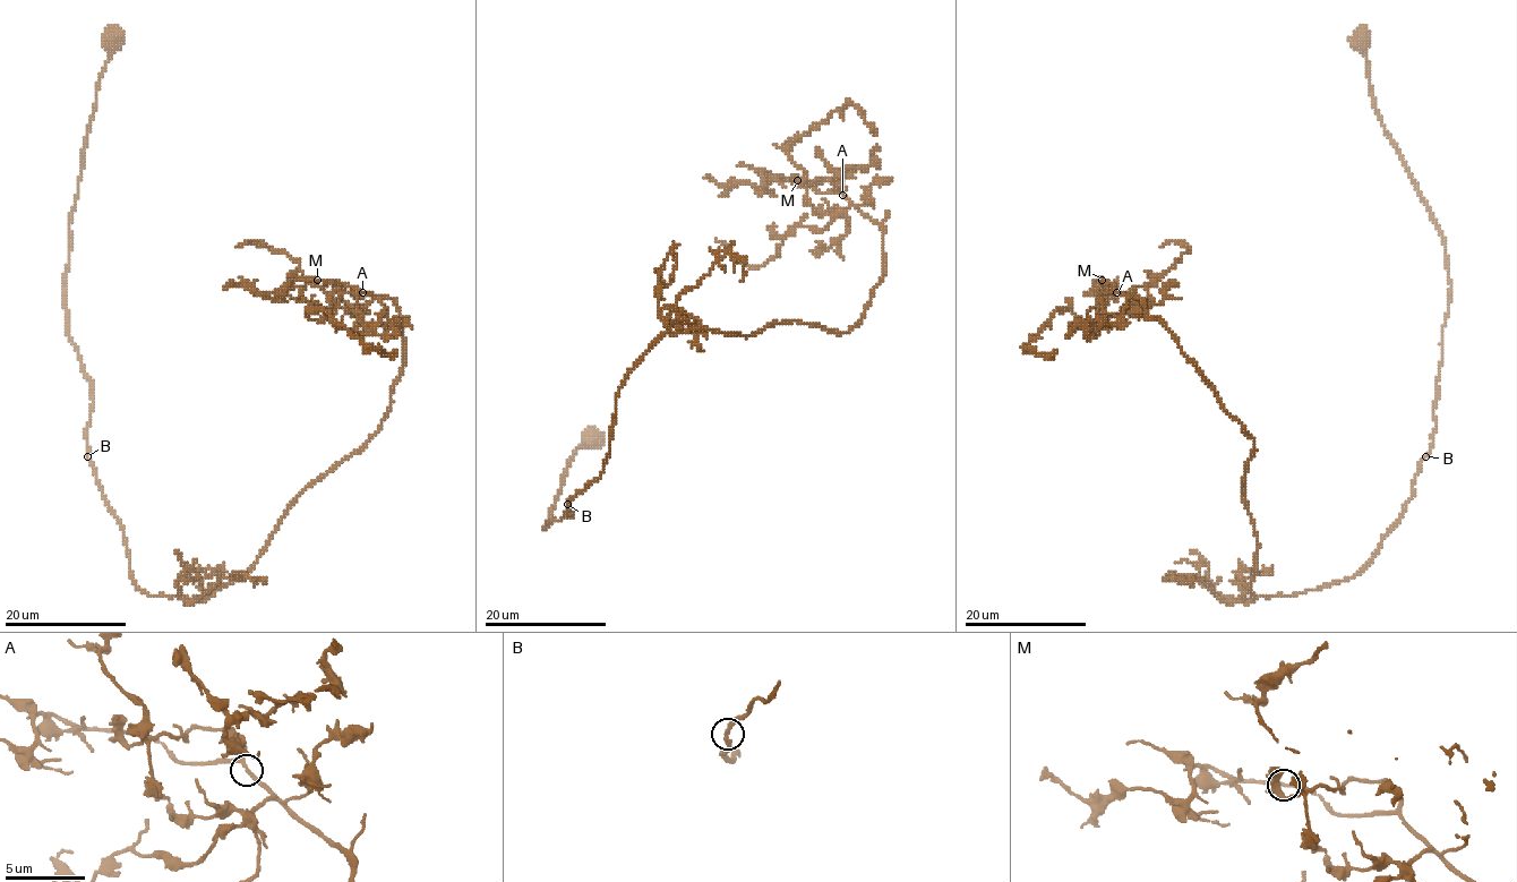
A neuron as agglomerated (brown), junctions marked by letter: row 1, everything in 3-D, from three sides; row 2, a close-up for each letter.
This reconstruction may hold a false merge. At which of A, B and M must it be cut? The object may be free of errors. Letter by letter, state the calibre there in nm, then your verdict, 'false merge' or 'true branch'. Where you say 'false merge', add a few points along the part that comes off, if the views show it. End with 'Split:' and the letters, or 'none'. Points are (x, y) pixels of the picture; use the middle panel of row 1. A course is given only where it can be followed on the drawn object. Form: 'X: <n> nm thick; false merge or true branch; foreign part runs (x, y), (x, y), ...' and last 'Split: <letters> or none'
A: 200 nm thick; true branch
B: 200 nm thick; true branch
M: 200 nm thick; true branch
Split: none

